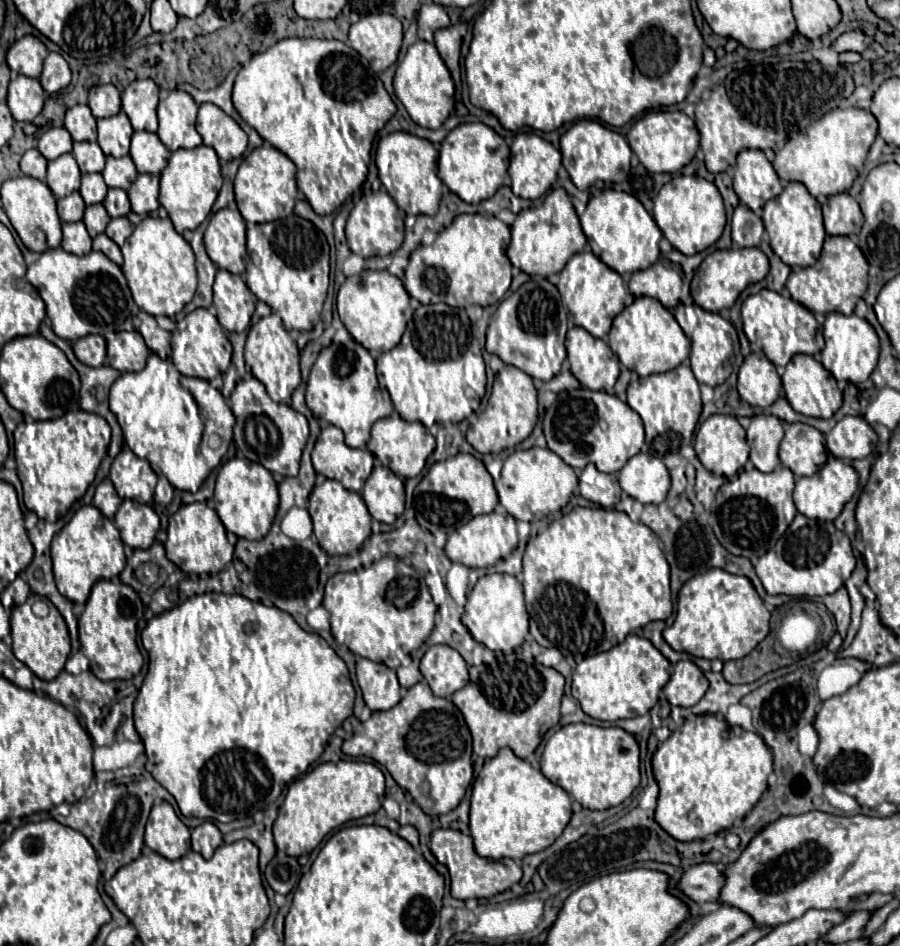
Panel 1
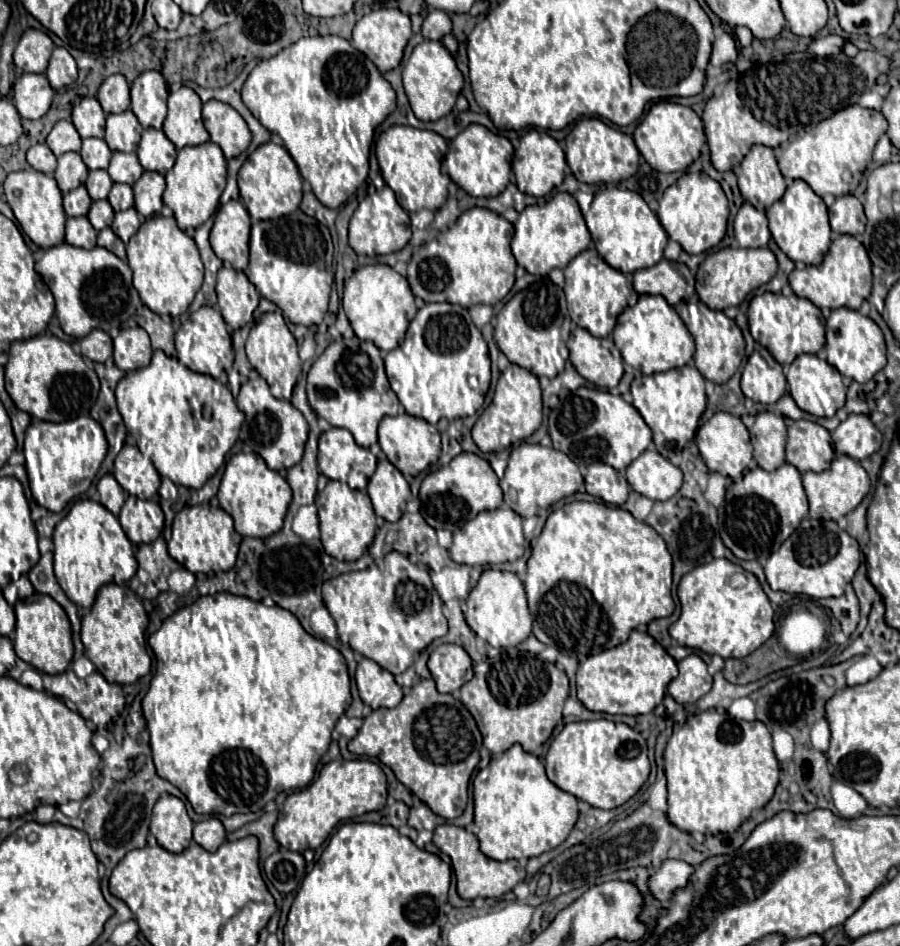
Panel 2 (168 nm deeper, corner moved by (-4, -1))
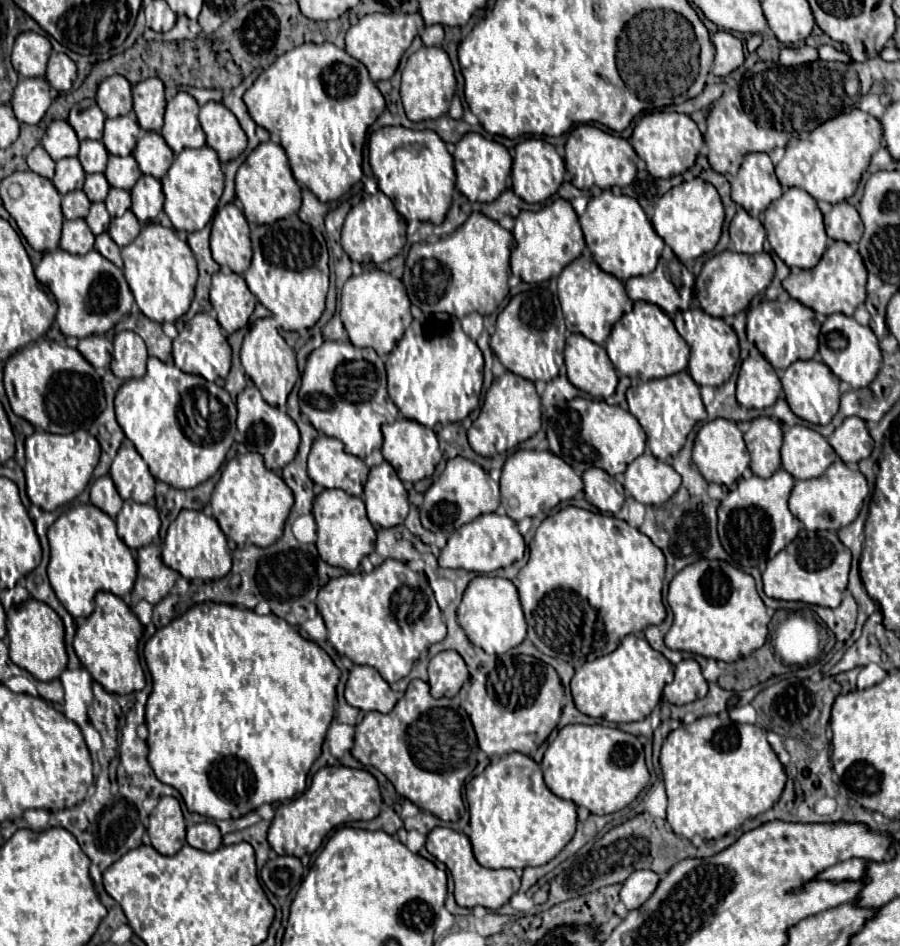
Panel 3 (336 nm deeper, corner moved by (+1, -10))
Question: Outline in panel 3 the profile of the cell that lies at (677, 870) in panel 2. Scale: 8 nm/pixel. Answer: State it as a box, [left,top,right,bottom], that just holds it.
[619,871,659,909]

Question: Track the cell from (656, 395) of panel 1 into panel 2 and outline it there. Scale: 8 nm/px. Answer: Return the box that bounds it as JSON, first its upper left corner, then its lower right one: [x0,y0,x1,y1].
[632,364,706,456]

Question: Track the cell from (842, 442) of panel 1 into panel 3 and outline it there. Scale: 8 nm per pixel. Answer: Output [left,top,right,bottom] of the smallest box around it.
[827,417,873,463]

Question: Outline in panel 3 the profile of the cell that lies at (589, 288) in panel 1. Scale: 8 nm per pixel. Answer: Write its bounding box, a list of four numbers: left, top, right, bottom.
[559,257,634,343]

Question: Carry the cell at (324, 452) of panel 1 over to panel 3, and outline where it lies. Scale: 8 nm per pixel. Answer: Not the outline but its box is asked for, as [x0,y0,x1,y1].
[307,435,369,495]

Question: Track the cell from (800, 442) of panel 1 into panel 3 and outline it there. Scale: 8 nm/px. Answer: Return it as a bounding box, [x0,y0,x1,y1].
[781,425,837,479]

